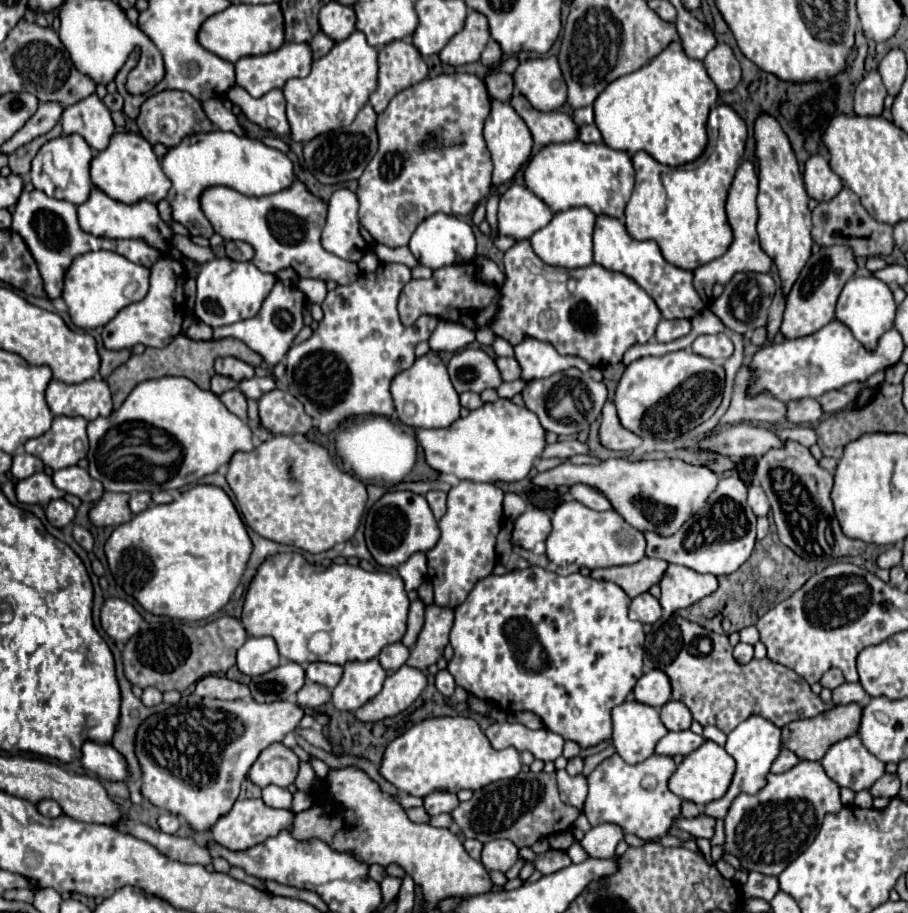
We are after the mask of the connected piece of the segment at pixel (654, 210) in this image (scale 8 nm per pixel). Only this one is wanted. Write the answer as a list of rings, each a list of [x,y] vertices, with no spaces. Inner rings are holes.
[[[720,104],[710,110],[706,130],[708,146],[694,162],[672,168],[656,162],[646,152],[636,152],[632,156],[636,186],[626,206],[626,230],[636,240],[658,242],[662,256],[684,270],[694,270],[720,258],[732,242],[724,204],[730,182],[744,154],[746,124],[730,106]]]

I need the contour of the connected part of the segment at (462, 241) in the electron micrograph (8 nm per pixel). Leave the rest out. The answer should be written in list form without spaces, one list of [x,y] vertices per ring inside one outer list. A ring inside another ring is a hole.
[[[442,212],[426,218],[414,230],[408,248],[422,266],[428,266],[432,270],[448,266],[448,264],[472,262],[476,258],[476,238],[474,238],[472,228],[466,222],[458,220],[456,216],[448,216],[448,214],[442,214]]]

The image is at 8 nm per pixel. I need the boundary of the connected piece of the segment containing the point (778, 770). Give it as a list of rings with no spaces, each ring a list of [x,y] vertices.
[[[782,750],[780,752],[780,756],[774,760],[774,764],[772,764],[772,768],[770,768],[770,772],[774,772],[774,774],[782,774],[782,772],[786,772],[786,770],[790,770],[794,764],[798,764],[800,760],[796,758],[796,754],[794,752],[790,752],[790,750]]]

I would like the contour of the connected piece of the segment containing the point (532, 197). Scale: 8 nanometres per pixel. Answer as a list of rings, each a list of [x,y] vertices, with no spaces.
[[[512,184],[500,196],[498,232],[516,240],[530,238],[552,220],[552,210],[526,186]]]

